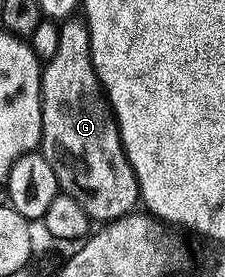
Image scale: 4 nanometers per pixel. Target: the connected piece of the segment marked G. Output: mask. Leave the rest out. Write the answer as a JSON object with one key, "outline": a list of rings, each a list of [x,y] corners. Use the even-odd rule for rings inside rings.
{"outline":[[[72,16],[59,22],[57,53],[42,67],[39,83],[43,117],[41,153],[57,176],[60,191],[73,196],[99,224],[132,213],[141,202],[137,176],[127,159],[115,113],[93,68],[91,37],[82,17]]]}

